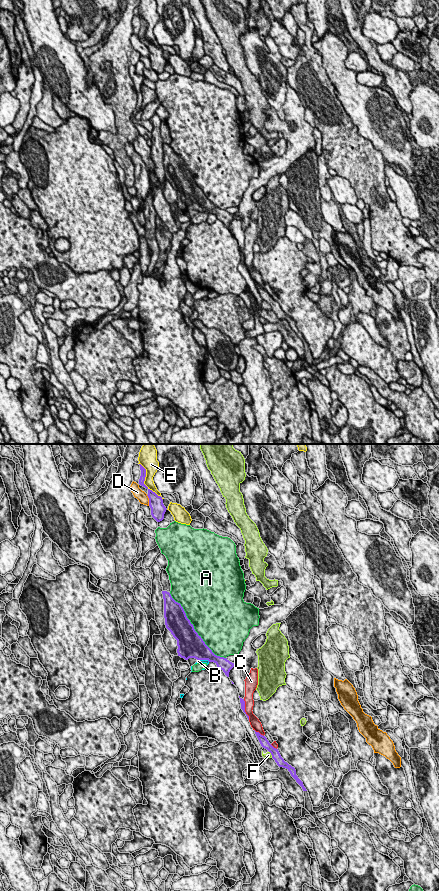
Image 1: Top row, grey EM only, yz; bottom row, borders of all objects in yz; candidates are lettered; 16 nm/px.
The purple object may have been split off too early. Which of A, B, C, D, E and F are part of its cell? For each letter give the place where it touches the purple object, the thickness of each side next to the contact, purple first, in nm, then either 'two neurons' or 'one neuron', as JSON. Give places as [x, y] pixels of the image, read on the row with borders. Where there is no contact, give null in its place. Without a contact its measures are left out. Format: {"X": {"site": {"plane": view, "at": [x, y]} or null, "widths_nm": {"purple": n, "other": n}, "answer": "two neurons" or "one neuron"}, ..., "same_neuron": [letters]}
{"A": {"site": {"plane": "yz", "at": [193, 628]}, "widths_nm": {"purple": 400, "other": 460}, "answer": "two neurons"}, "B": {"site": {"plane": "yz", "at": [203, 659]}, "widths_nm": {"purple": 360, "other": 60}, "answer": "two neurons"}, "C": {"site": {"plane": "yz", "at": [244, 709]}, "widths_nm": {"purple": 70, "other": 160}, "answer": "two neurons"}, "D": {"site": {"plane": "yz", "at": [149, 500]}, "widths_nm": {"purple": 240, "other": 160}, "answer": "two neurons"}, "E": {"site": {"plane": "yz", "at": [143, 483]}, "widths_nm": {"purple": 130, "other": 160}, "answer": "two neurons"}, "F": {"site": {"plane": "yz", "at": [271, 754]}, "widths_nm": {"purple": 140, "other": 100}, "answer": "two neurons"}, "same_neuron": []}

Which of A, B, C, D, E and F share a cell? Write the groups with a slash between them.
A B / C / D / E / F

